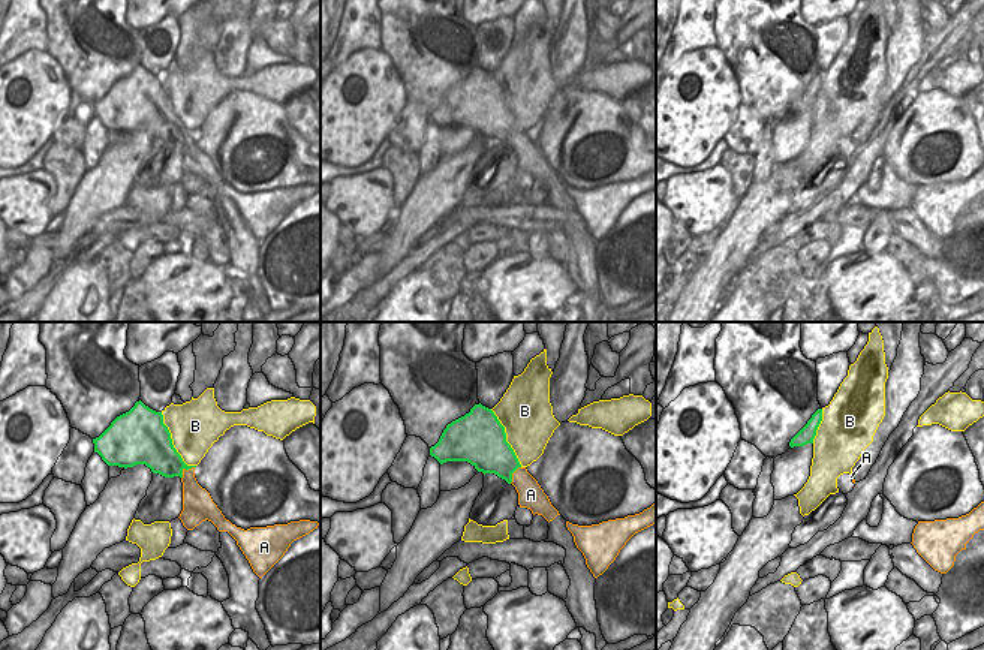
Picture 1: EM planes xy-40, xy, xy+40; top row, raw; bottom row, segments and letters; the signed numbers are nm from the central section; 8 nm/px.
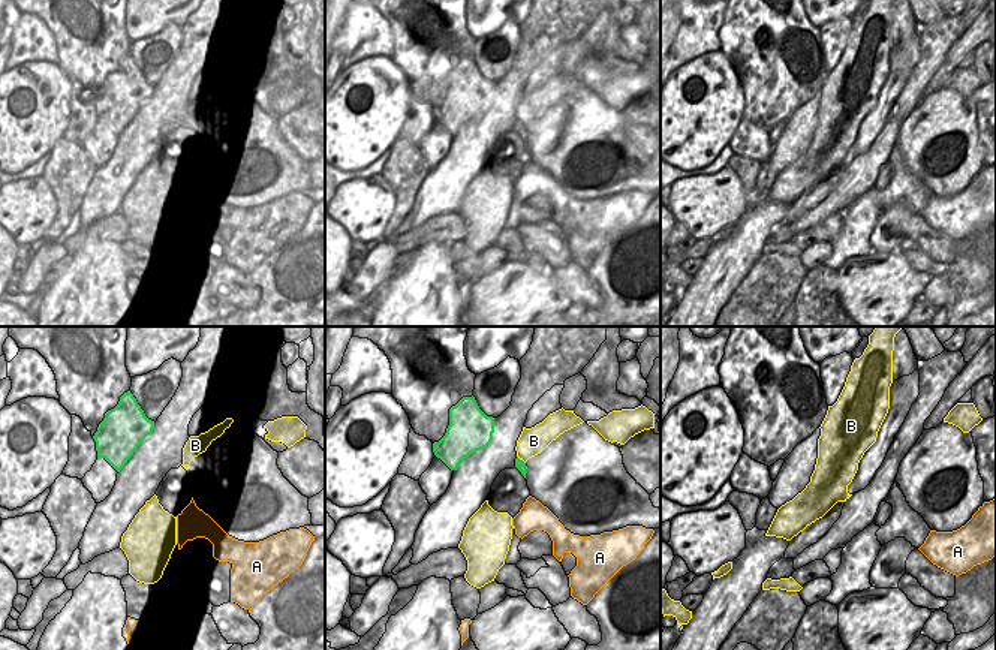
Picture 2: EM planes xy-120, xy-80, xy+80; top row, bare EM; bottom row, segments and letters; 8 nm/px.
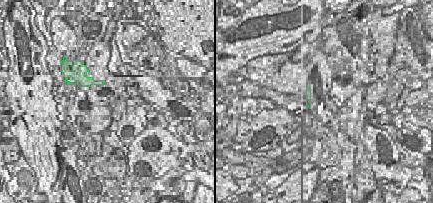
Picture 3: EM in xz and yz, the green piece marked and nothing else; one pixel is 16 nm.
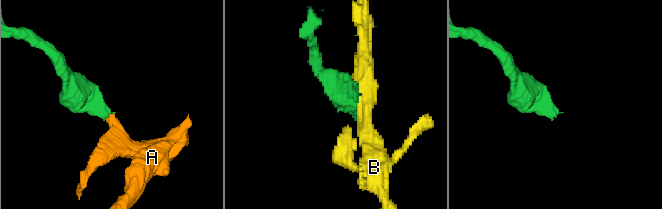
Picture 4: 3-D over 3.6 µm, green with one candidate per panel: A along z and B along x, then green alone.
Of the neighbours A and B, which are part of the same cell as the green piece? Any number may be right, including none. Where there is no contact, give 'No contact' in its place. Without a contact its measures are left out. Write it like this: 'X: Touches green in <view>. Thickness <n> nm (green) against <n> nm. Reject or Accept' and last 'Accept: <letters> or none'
A: Touches green in xy-40. Thickness 280 nm (green) against 190 nm. Reject
B: Touches green in xy-40. Thickness 440 nm (green) against 400 nm. Reject
Accept: none

